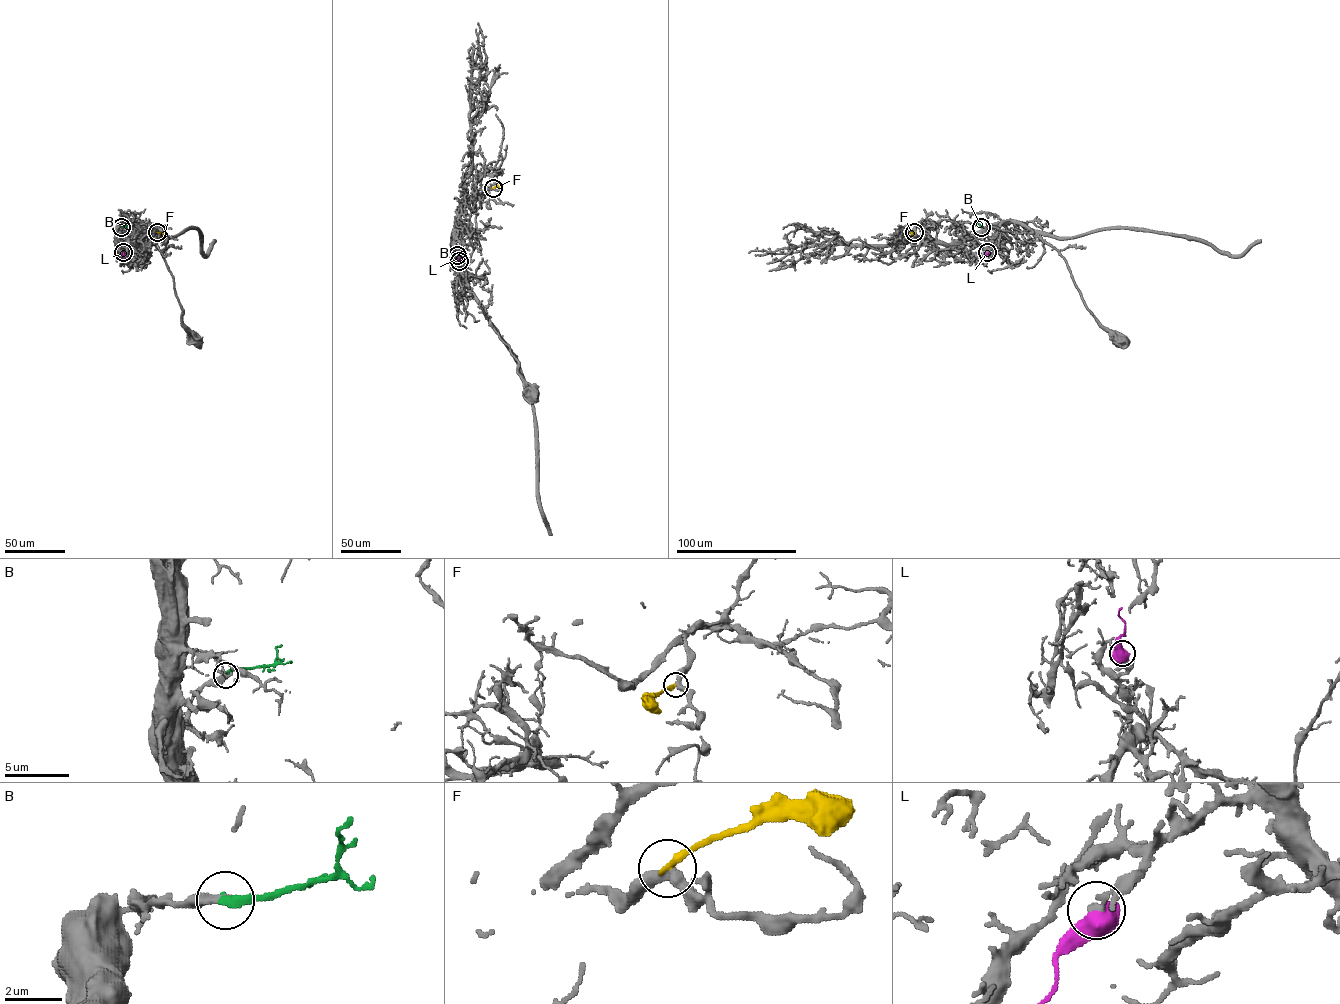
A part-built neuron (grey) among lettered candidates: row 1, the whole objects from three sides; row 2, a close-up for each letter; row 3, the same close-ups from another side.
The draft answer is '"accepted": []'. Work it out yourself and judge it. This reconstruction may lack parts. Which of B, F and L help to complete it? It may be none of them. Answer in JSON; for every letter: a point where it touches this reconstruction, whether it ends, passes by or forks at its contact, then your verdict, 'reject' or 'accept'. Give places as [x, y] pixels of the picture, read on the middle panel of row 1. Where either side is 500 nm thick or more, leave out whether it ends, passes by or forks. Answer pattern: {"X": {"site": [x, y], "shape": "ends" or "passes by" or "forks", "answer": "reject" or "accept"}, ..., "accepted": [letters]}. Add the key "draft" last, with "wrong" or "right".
{"B": {"site": [457, 255], "shape": "ends", "answer": "accept"}, "F": {"site": [493, 188], "shape": "ends", "answer": "reject"}, "L": {"site": [459, 261], "answer": "reject"}, "accepted": ["B"], "draft": "wrong"}

